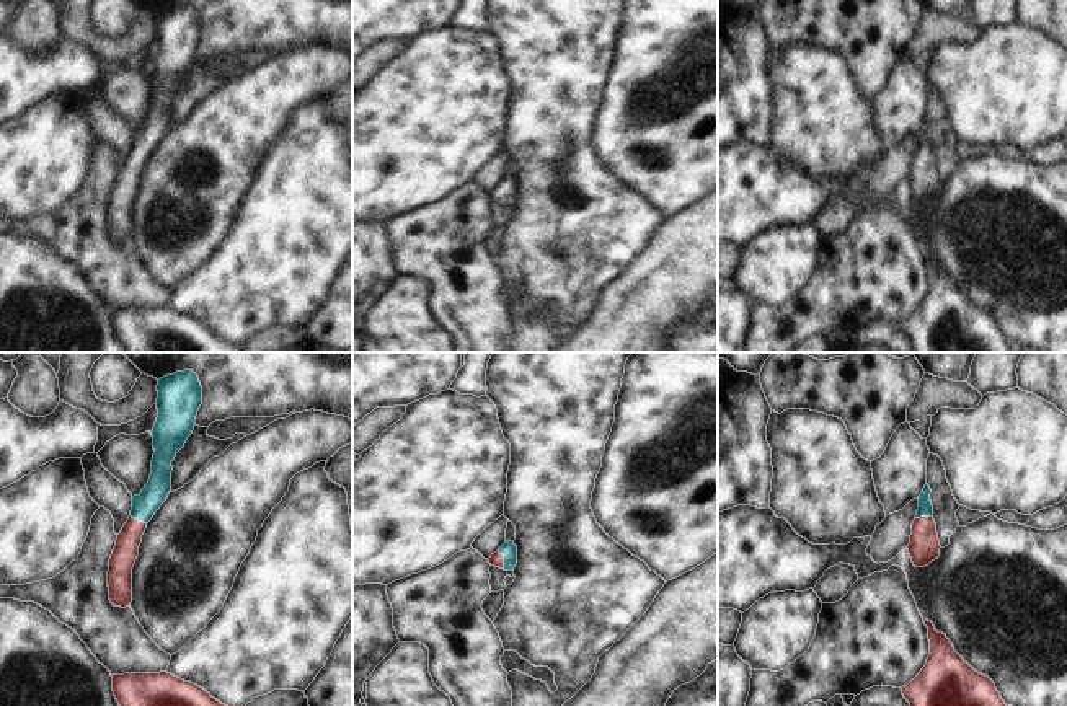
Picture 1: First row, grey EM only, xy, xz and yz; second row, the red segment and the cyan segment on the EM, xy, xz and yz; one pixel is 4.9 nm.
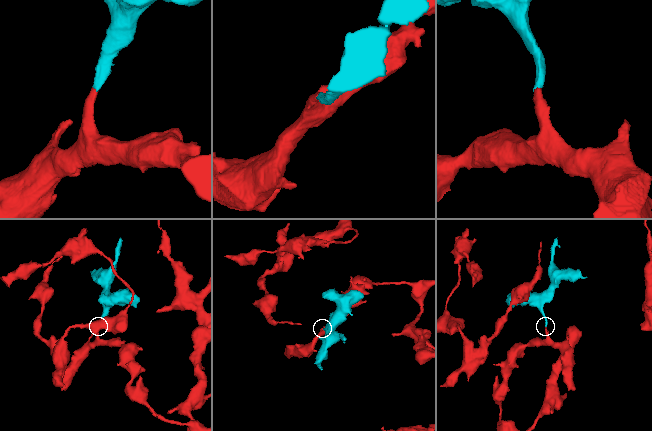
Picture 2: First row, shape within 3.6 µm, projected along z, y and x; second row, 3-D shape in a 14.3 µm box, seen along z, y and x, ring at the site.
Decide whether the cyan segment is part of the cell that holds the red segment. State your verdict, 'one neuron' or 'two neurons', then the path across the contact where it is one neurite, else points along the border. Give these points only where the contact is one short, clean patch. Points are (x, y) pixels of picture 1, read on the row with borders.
one neuron; runs through xz (496, 560), (503, 560), (509, 550)

